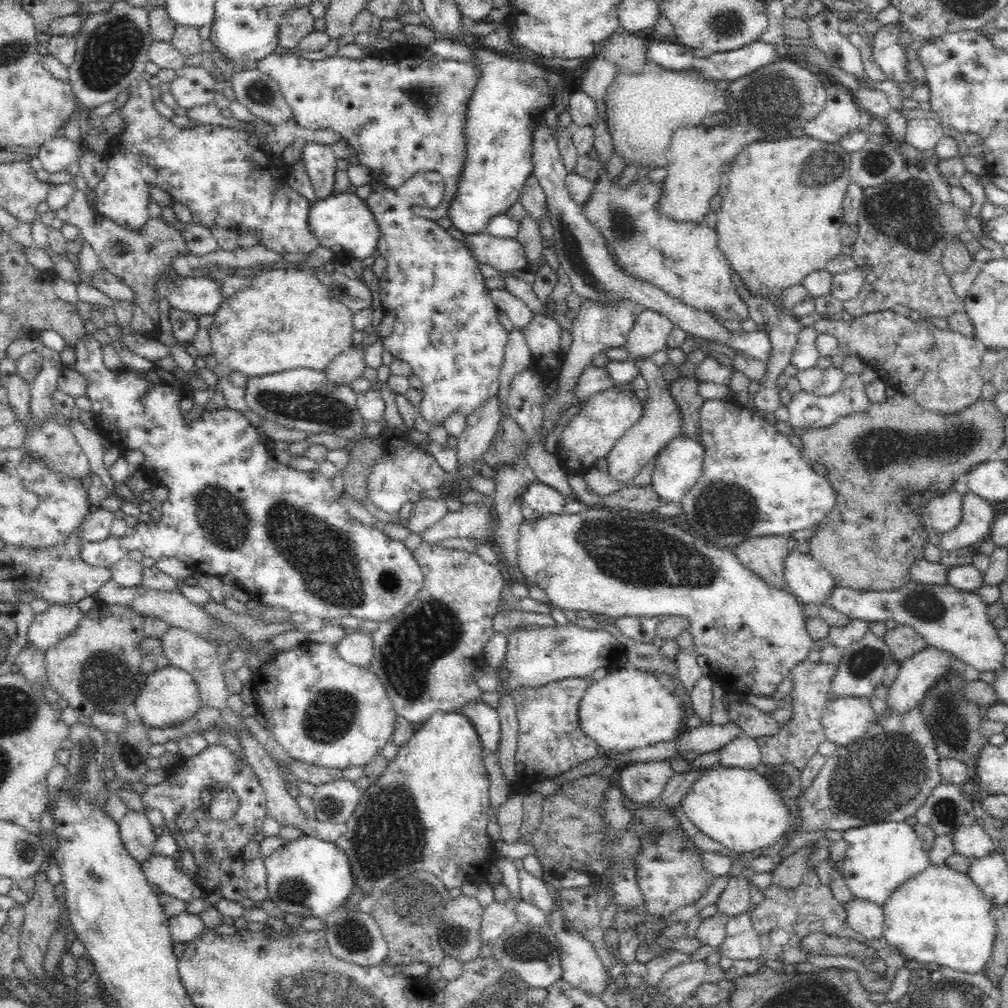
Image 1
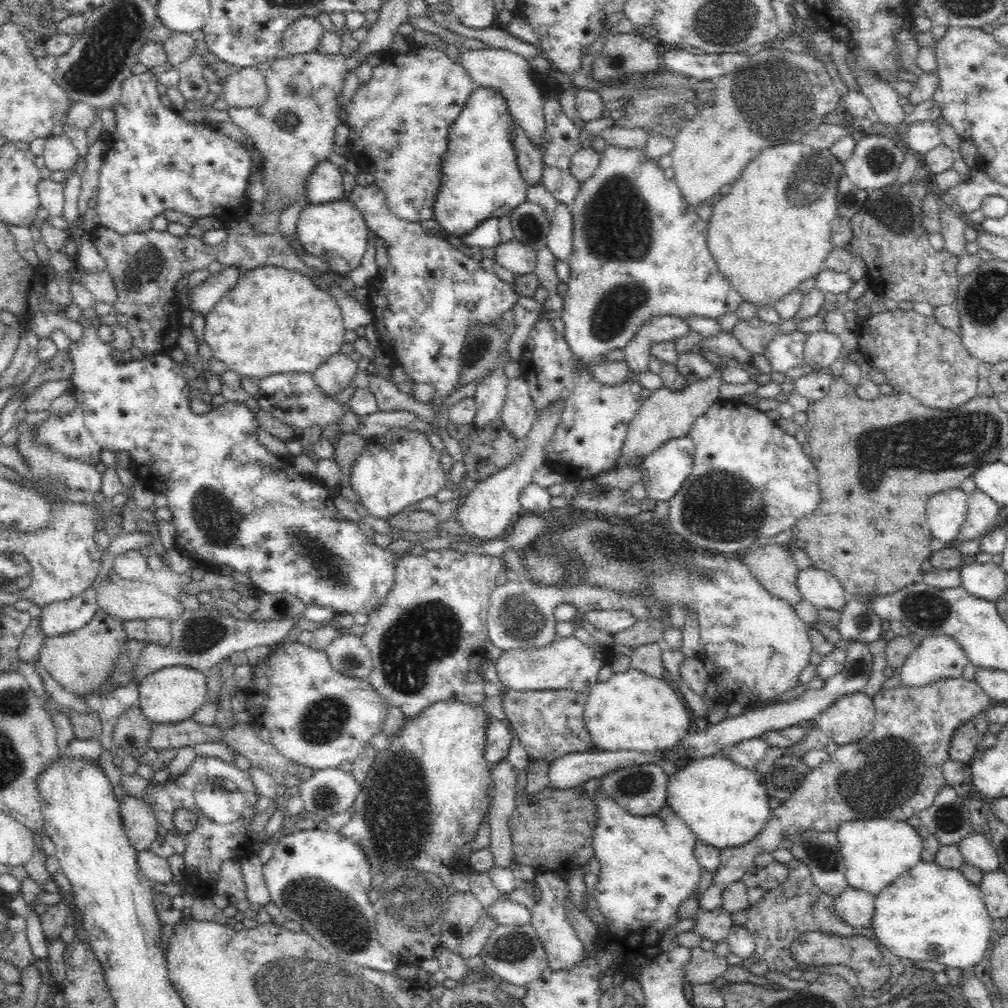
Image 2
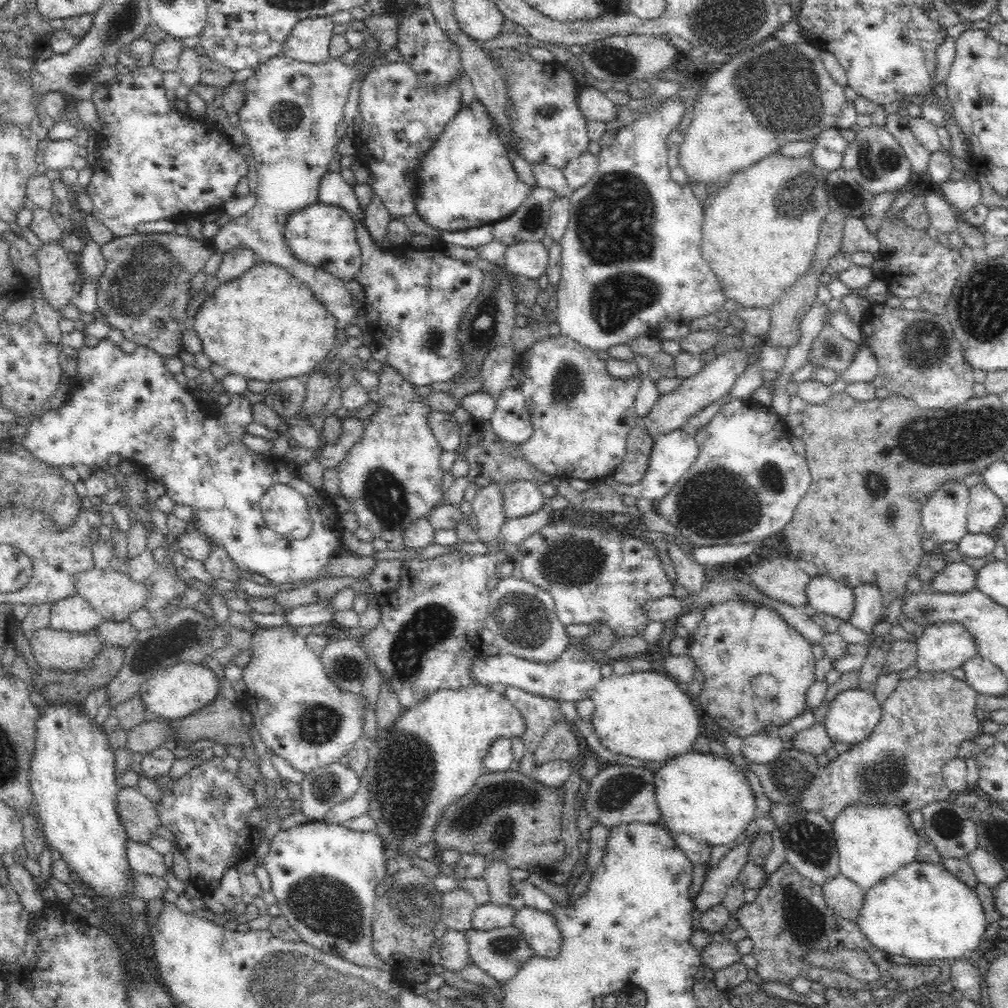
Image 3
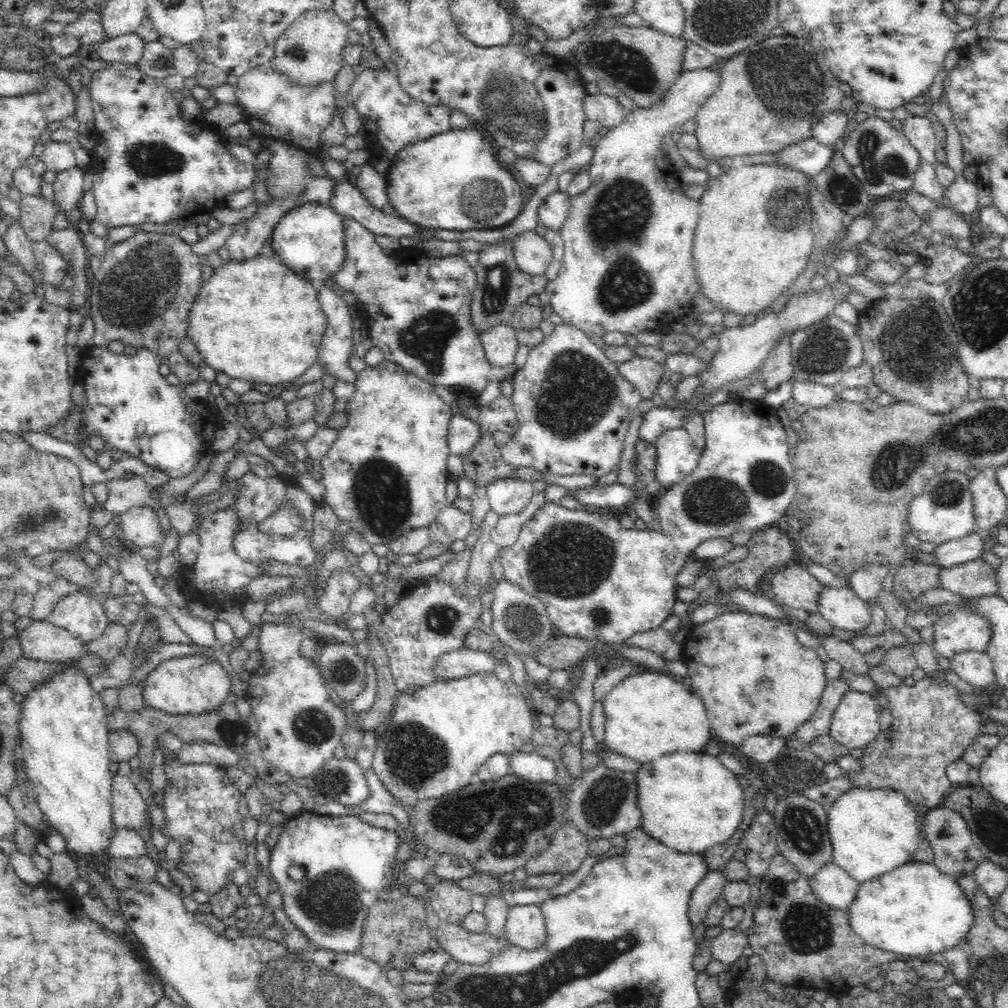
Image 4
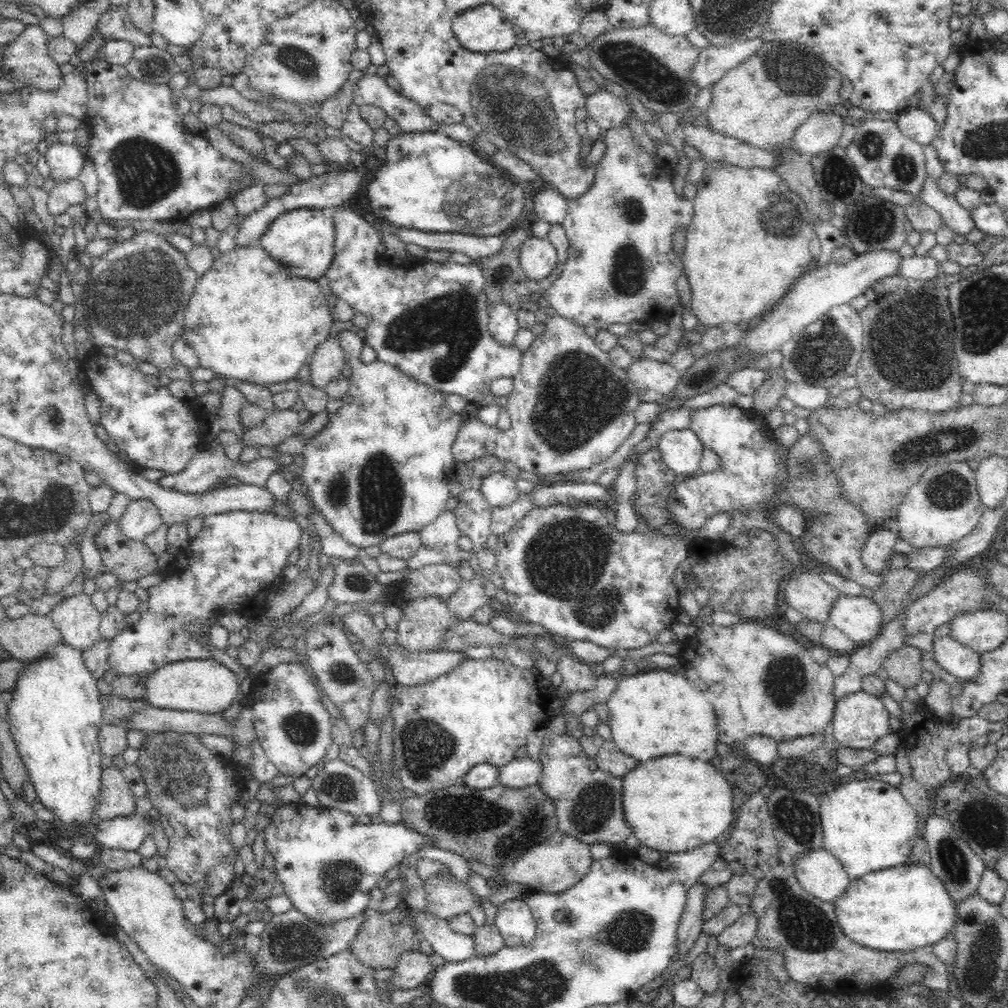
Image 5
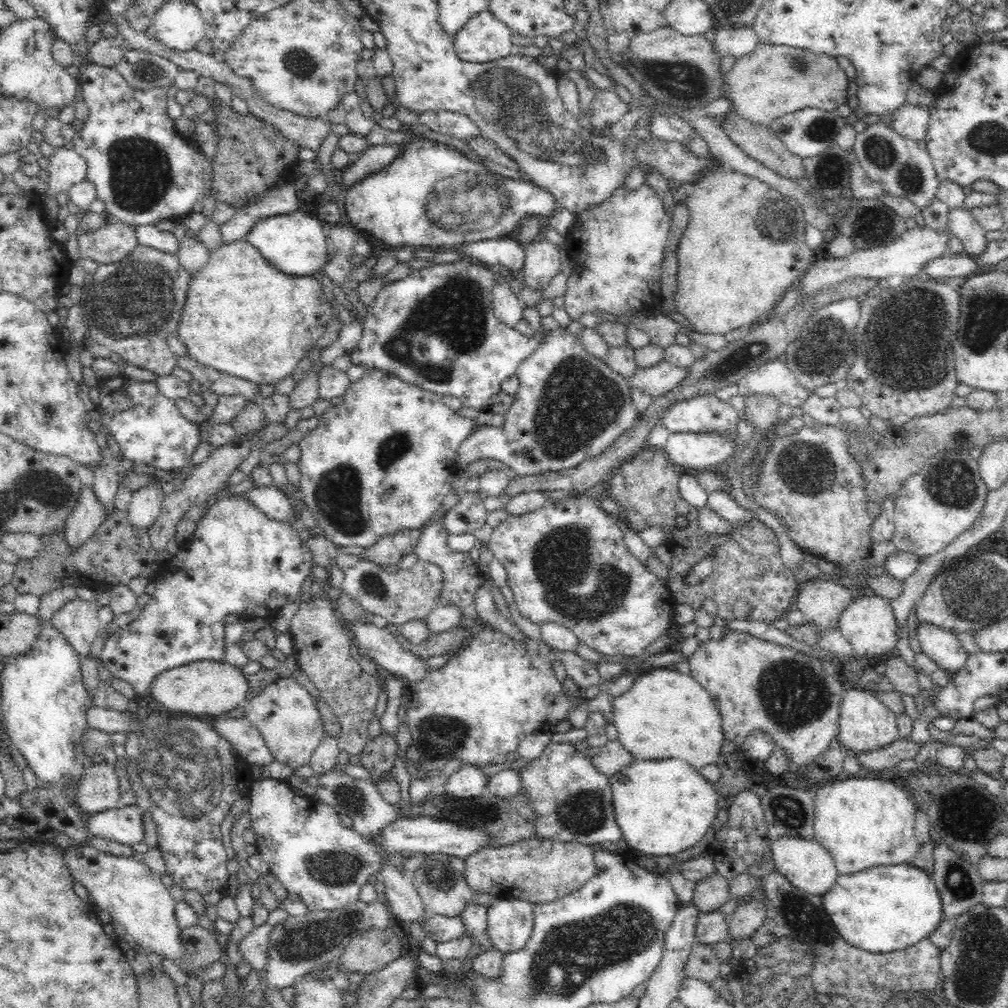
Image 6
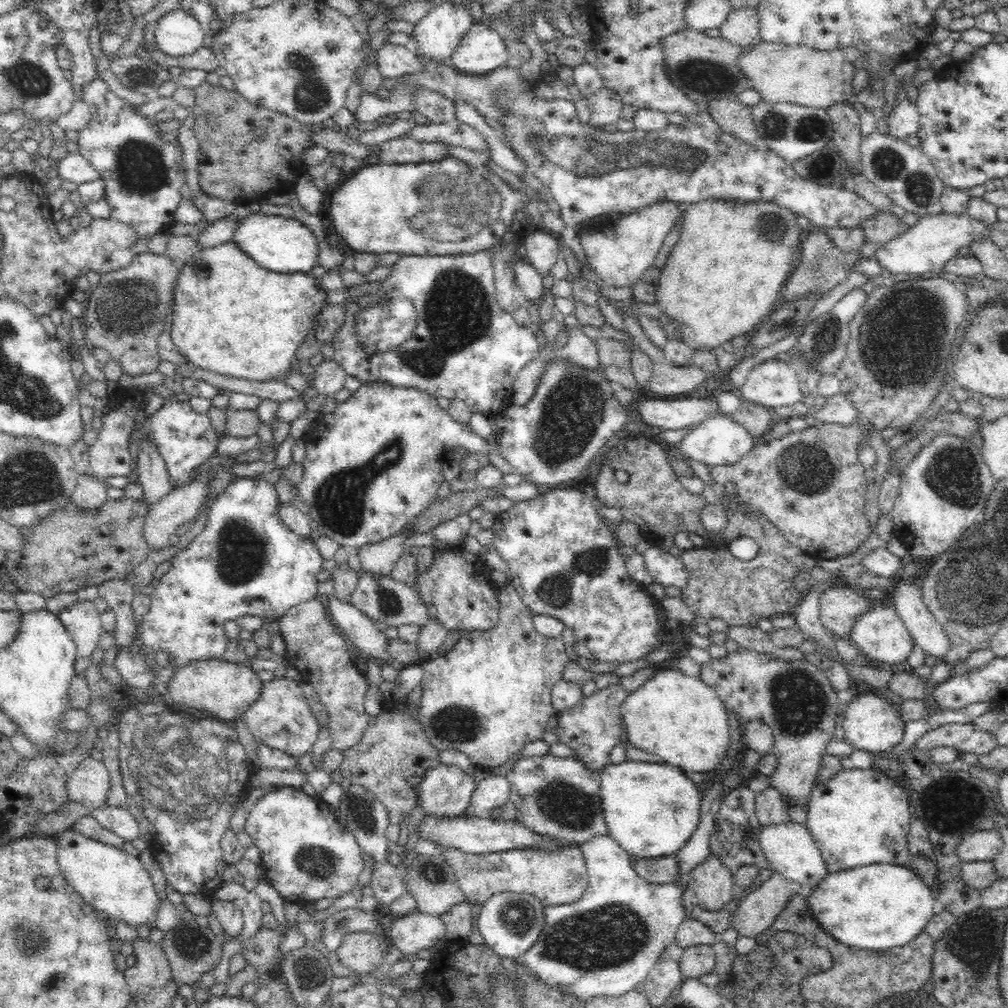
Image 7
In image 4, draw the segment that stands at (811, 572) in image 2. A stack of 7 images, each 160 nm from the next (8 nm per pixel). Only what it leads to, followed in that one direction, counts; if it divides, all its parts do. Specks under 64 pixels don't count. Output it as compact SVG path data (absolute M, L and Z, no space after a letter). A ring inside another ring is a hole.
M822 585L816 601L818 601L818 612L836 628L854 630L858 633L870 624L870 605L858 598L850 586Z

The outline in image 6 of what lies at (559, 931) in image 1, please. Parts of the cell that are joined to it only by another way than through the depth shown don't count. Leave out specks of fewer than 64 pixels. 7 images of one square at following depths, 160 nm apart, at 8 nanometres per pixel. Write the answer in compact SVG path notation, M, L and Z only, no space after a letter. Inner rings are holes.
M500 897L488 908L487 934L491 944L502 953L520 951L530 939L534 927L533 904Z

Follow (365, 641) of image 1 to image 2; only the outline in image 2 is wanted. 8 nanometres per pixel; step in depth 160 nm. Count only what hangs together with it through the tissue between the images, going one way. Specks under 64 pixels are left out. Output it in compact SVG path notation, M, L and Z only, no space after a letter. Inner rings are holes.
M342 631L325 651L334 670L354 678L369 680L373 662L371 652L363 643L361 636Z

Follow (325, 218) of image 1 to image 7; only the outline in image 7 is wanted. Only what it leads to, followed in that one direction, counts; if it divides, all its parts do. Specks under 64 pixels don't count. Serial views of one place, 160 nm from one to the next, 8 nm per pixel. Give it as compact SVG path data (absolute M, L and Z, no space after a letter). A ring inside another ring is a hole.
M257 213L236 227L233 241L262 268L279 273L309 273L318 264L318 243L313 232L298 220Z

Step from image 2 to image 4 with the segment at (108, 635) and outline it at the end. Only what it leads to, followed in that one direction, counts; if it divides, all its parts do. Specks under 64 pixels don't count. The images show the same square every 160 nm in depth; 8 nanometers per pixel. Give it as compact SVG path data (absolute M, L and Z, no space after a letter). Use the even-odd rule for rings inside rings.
M49 619L33 621L18 640L23 656L35 661L63 664L80 658L87 650L74 633L52 624Z

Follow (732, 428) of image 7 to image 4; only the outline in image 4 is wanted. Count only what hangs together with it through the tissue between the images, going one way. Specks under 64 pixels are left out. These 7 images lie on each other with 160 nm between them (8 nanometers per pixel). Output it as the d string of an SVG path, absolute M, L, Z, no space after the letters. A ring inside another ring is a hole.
M682 427L666 430L654 446L657 451L655 474L662 490L689 476L701 458L702 451Z

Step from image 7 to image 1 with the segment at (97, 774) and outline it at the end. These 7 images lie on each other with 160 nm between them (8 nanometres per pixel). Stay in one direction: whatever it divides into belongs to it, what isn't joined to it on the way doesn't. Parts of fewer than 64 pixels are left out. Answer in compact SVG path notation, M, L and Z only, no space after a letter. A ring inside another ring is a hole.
M126 810L119 824L120 839L124 849L140 866L155 855L153 844L157 836L152 828L146 814L142 811Z

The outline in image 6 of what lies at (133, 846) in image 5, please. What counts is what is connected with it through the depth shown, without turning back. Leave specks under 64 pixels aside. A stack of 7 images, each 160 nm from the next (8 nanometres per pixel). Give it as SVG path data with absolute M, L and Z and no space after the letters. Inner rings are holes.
M130 804L91 814L86 817L89 834L133 846L144 840L143 812L137 804Z

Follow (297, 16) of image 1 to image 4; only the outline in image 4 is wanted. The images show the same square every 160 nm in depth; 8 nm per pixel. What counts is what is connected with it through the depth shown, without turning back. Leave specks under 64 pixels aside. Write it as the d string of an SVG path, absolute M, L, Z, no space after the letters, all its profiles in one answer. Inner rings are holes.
M334 10L306 12L278 36L270 64L274 64L278 73L290 77L298 85L314 87L322 82L335 81L338 70L345 65L340 54L347 43L348 30L347 22L340 20Z

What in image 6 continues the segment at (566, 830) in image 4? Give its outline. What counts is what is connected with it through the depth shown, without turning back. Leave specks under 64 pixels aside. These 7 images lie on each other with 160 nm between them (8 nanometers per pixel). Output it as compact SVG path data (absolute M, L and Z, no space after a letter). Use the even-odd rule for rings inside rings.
M537 837L511 845L484 848L465 859L468 887L476 892L488 892L496 898L513 896L533 905L553 902L578 890L596 874L595 856L591 845L580 841L564 842Z

